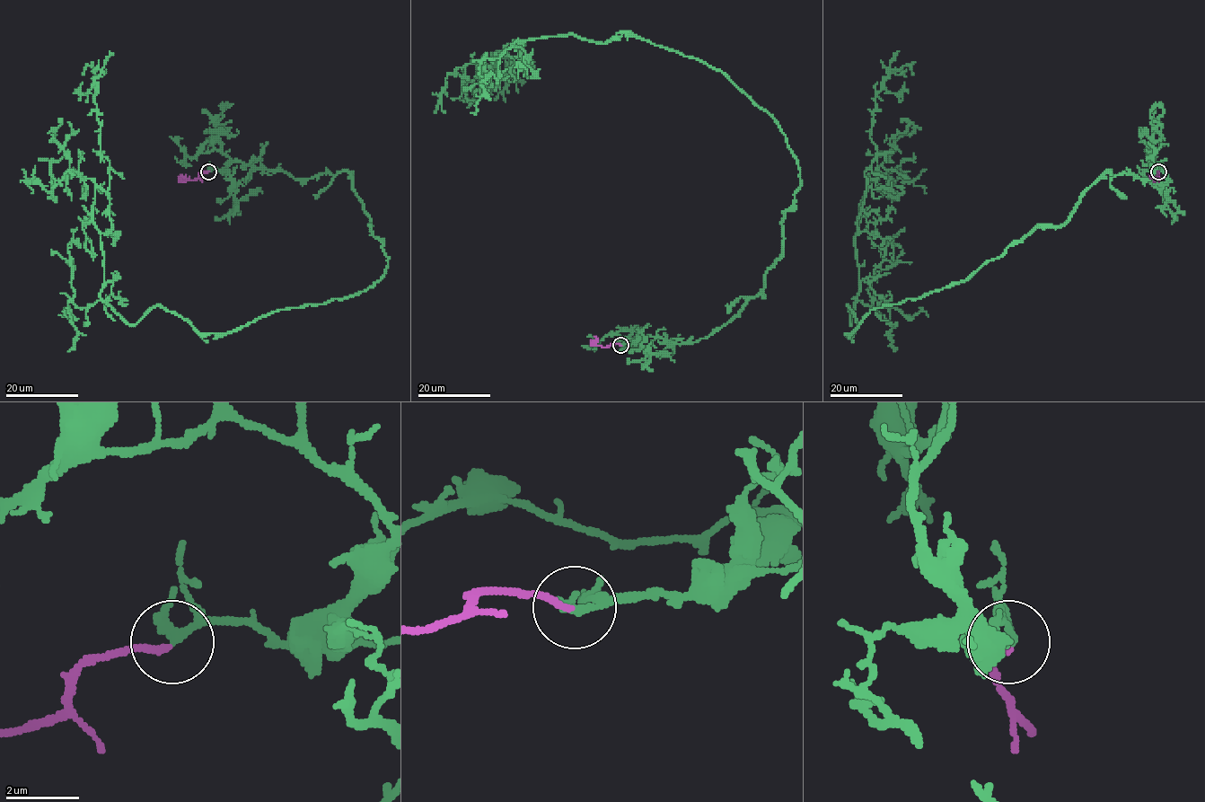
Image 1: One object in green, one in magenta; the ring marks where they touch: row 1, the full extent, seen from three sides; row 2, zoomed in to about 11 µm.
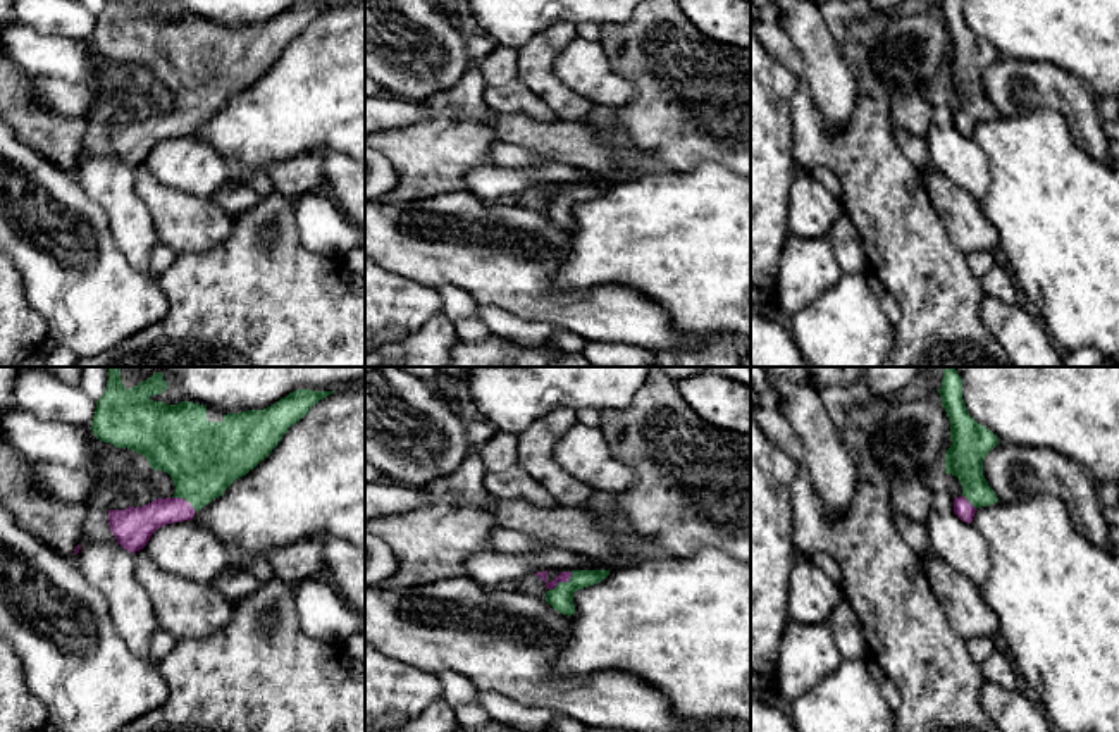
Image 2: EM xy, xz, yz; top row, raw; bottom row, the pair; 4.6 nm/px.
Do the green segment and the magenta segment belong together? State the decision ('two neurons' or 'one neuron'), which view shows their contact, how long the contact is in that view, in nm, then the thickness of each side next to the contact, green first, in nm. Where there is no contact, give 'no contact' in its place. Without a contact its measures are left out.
one neuron | xz | 140 nm | 110/50 nm

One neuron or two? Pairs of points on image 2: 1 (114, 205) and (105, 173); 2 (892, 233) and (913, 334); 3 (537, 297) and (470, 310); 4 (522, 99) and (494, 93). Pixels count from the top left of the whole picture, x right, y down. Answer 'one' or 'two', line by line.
1: one
2: one
3: two
4: one

